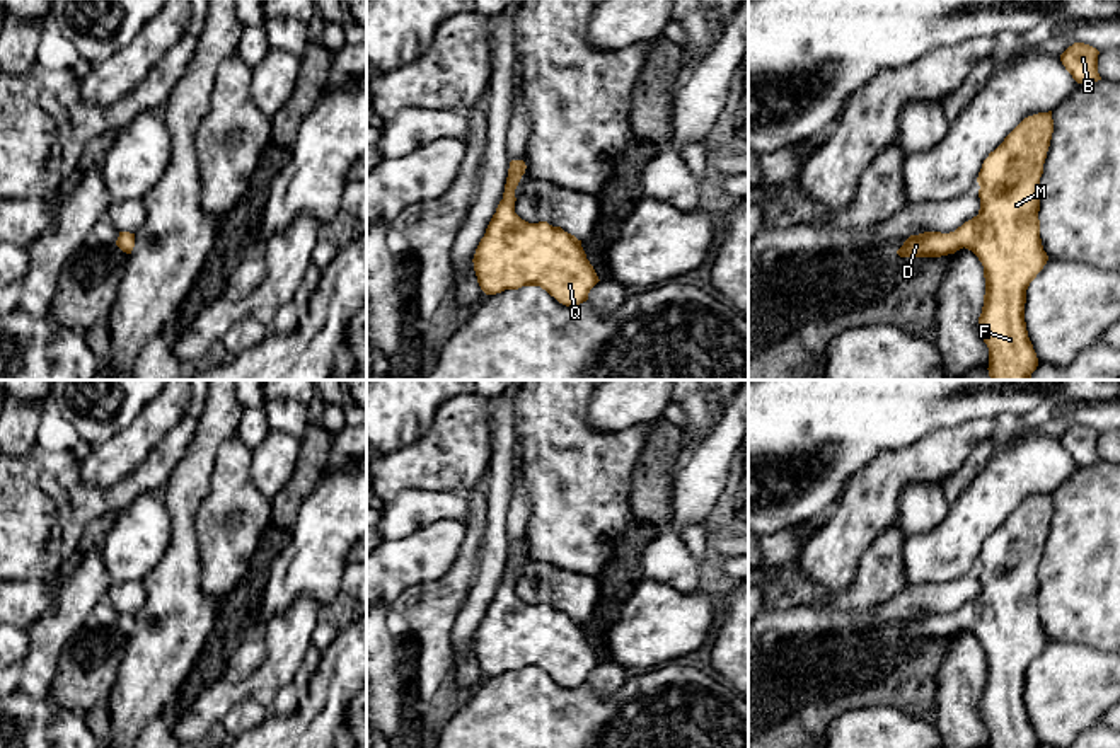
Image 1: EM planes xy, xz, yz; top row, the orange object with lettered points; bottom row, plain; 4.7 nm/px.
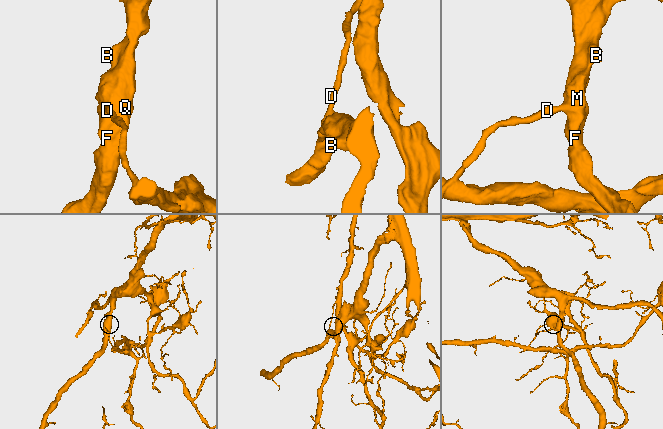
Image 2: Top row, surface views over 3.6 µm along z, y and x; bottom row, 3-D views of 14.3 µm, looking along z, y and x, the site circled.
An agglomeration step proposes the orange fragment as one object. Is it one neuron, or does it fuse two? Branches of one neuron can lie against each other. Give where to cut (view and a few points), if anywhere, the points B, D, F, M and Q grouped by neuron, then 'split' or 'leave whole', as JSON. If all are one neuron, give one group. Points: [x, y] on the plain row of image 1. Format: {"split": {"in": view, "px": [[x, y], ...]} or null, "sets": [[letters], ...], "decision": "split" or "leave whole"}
{"split": {"in": "xz", "px": [[503, 576], [513, 592]]}, "sets": [["B", "F", "M", "Q"], ["D"]], "decision": "split"}

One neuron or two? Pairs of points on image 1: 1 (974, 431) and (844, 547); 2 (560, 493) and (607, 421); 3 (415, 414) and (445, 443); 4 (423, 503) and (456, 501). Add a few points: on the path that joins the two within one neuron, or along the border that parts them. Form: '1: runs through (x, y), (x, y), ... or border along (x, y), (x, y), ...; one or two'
1: runs through (938, 454), (933, 459), (911, 466), (865, 512); one
2: border along (590, 397), (588, 421), (595, 428), (640, 425); two
3: border along (452, 397), (437, 409), (421, 437), (394, 448); two
4: runs through (432, 503), (447, 503); one

